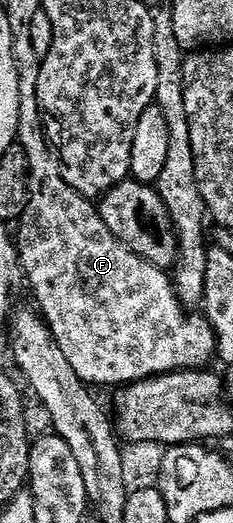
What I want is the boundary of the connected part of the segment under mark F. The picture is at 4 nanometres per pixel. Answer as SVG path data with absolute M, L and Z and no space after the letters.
M20 131L17 142L29 158L31 196L17 221L18 267L27 271L34 303L51 327L61 354L77 370L83 383L126 386L169 372L199 370L217 356L215 332L203 314L189 314L175 293L172 277L156 264L143 260L125 246L105 226L98 207L65 182L62 167L47 138L46 131Z

